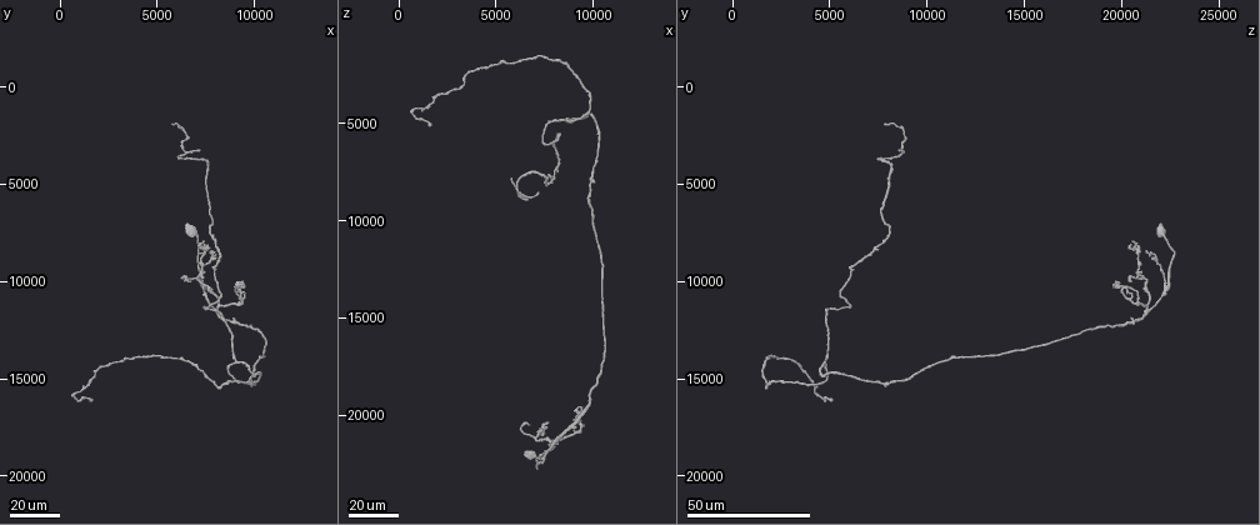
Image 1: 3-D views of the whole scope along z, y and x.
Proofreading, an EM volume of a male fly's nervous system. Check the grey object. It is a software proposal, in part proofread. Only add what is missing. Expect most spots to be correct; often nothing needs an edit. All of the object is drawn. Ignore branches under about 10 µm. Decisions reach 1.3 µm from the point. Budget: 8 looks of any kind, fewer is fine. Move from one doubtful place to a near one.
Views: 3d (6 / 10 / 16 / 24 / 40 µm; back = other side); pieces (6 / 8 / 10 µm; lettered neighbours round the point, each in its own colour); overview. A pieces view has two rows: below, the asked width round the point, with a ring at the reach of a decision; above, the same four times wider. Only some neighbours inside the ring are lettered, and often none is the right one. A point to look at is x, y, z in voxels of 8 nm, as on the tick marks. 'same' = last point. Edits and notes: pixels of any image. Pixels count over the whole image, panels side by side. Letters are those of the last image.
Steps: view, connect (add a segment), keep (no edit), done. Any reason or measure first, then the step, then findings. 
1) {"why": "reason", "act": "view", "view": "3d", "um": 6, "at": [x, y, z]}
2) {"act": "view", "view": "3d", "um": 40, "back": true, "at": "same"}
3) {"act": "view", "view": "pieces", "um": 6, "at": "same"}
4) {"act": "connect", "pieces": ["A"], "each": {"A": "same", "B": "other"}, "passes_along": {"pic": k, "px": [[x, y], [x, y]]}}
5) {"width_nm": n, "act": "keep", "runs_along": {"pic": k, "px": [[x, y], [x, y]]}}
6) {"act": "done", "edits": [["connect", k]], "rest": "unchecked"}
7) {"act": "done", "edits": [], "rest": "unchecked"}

{"why": "free end", "act": "view", "view": "3d", "um": 40, "at": [7900, 8500, 21400]}

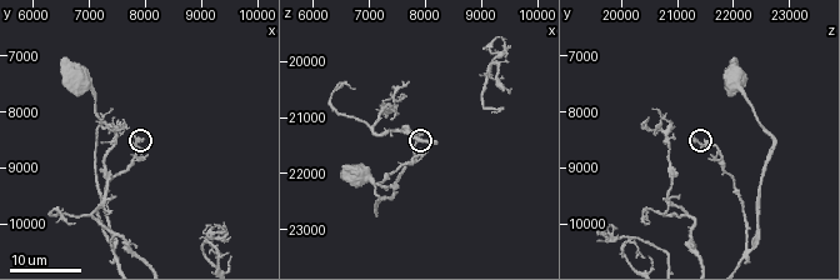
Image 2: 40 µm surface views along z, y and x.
{"why": "what lies round it", "act": "view", "view": "pieces", "um": 8, "at": [7950, 8500, 21200]}

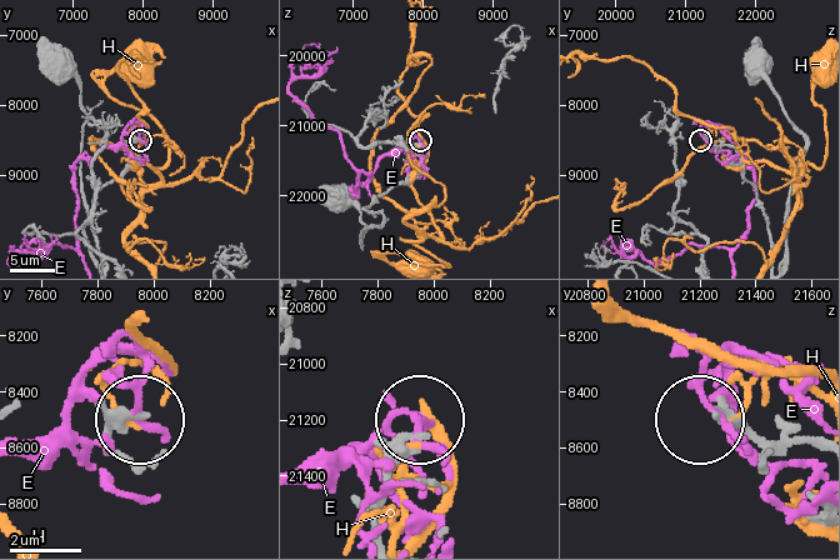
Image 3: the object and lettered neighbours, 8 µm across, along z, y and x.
{"act": "keep", "each": {"E": "other", "H": "other"}, "runs_along": {"pic": 3, "px": [[815, 443], [761, 439], [719, 424]]}, "found": "none of them fits"}

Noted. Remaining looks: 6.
{"why": "free end", "act": "view", "view": "3d", "um": 24, "at": [9000, 12300, 20600]}

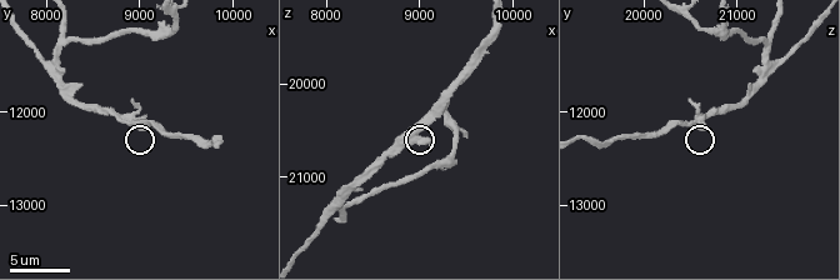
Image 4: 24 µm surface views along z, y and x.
{"act": "view", "view": "3d", "um": 10, "at": [9100, 12200, 20600]}

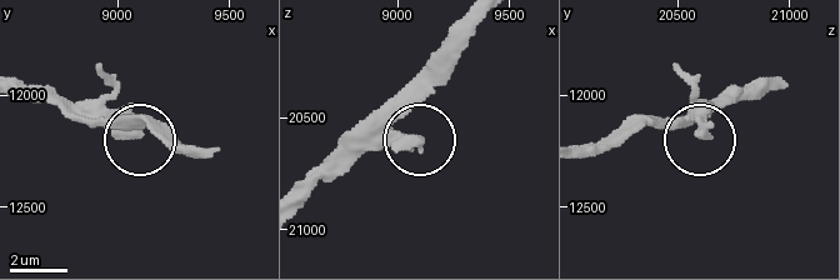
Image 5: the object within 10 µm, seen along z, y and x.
{"why": "what lies round it", "act": "view", "view": "pieces", "um": 8, "at": [9100, 12160, 20610]}

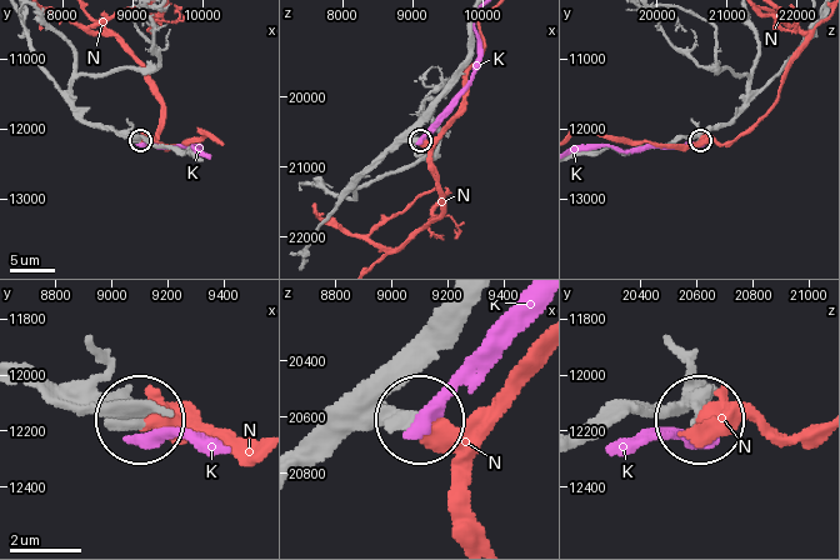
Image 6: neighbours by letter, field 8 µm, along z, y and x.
{"act": "keep", "each": {"K": "other", "N": "other"}, "runs_along": {"pic": 6, "px": [[301, 470], [365, 429], [415, 423]]}, "found": "none of them fits"}

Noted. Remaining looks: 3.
{"why": "an open end", "act": "view", "view": "3d", "um": 24, "at": [1200, 15400, 4200]}

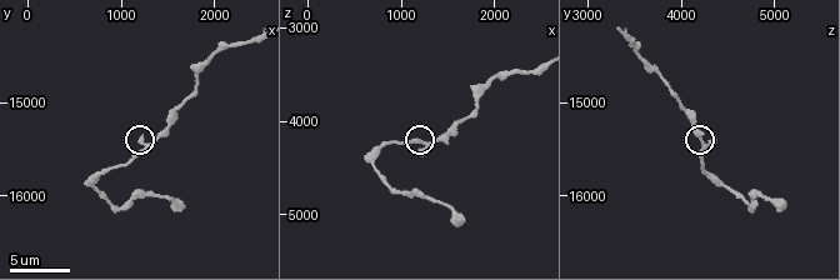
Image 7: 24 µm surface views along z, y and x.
{"why": "see the neighbours", "act": "view", "view": "pieces", "um": 10, "at": [1250, 15350, 4350]}

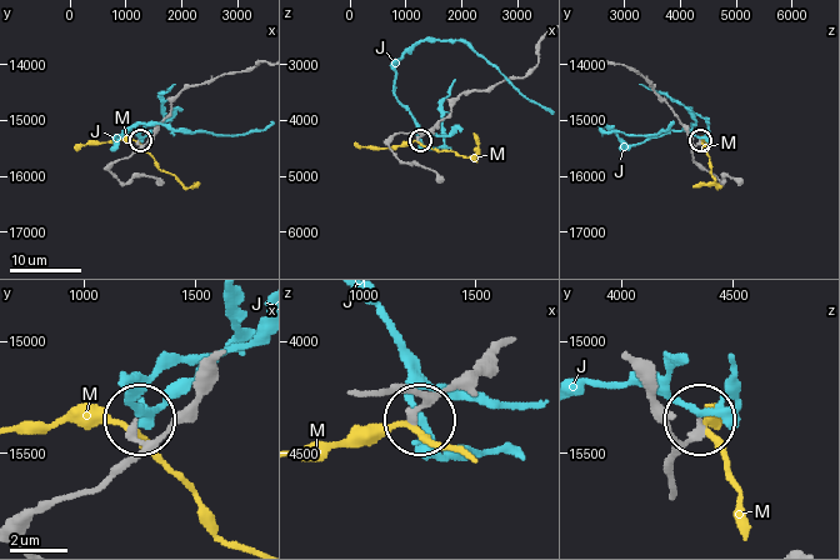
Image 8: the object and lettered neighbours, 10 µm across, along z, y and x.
{"width_nm": 280, "act": "keep", "each": {"J": "other", "M": "other"}, "runs_along": {"pic": 8, "px": [[500, 351], [421, 404], [414, 420]]}, "found": "no lettered segment goes on from it"}

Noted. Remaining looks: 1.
{"act": "done", "edits": [], "rest": "unchecked"}

